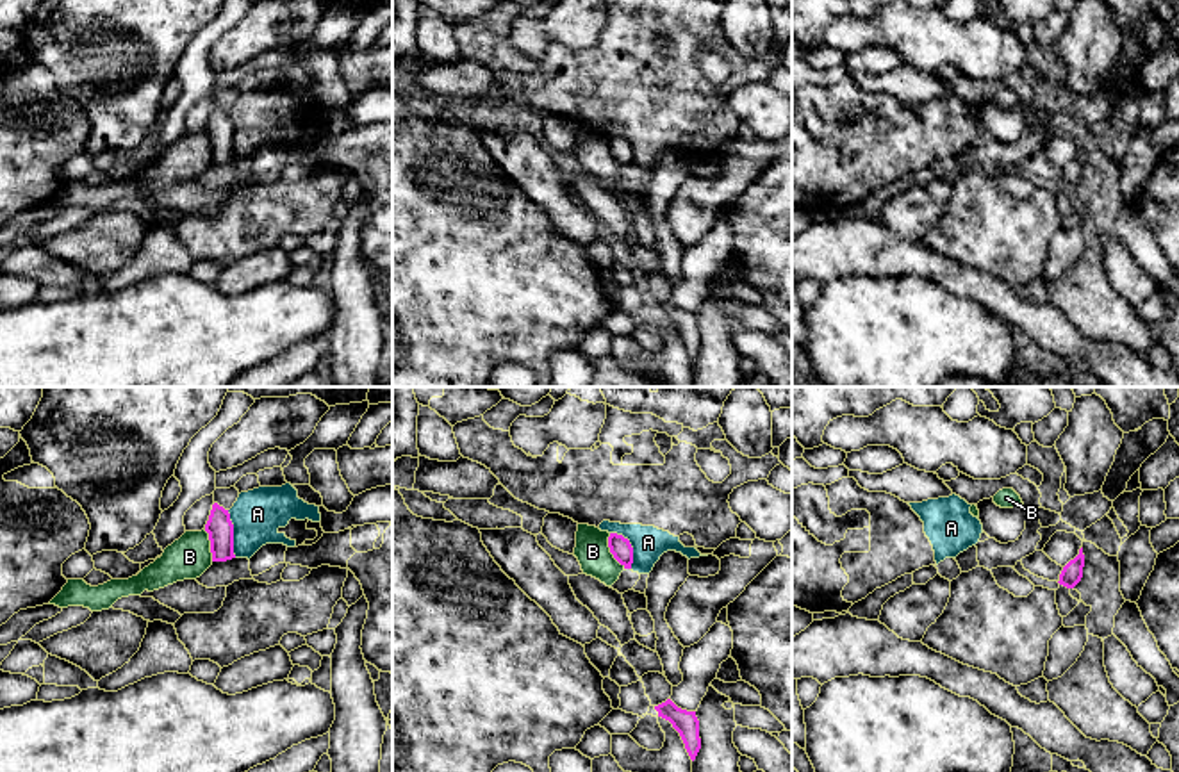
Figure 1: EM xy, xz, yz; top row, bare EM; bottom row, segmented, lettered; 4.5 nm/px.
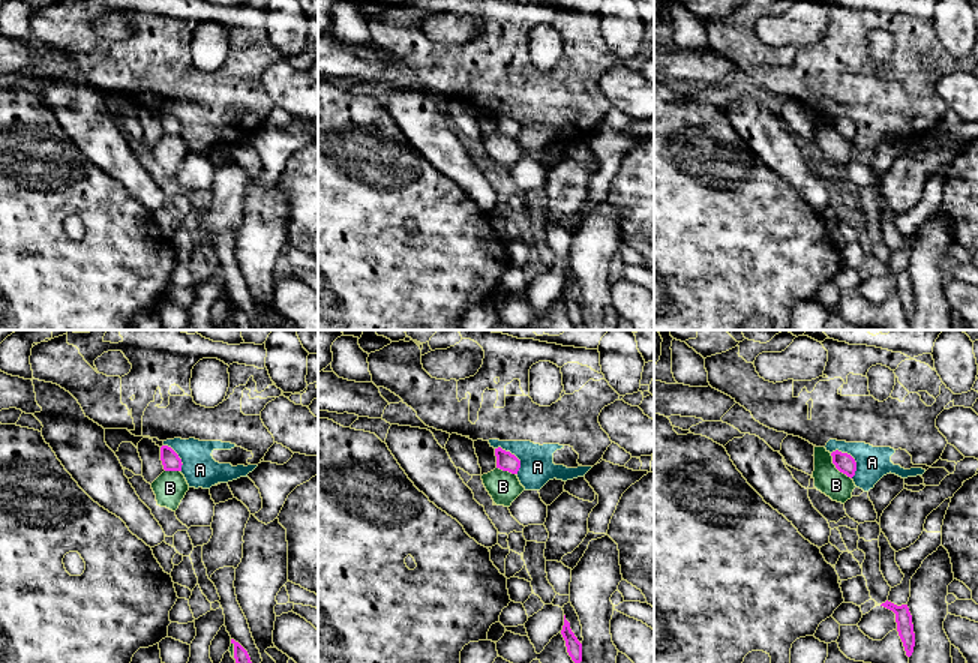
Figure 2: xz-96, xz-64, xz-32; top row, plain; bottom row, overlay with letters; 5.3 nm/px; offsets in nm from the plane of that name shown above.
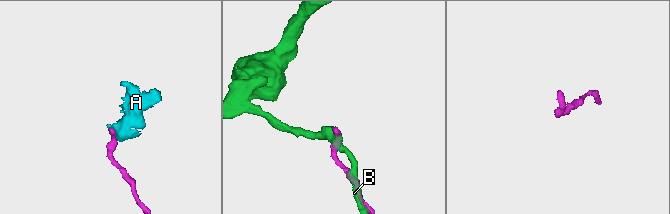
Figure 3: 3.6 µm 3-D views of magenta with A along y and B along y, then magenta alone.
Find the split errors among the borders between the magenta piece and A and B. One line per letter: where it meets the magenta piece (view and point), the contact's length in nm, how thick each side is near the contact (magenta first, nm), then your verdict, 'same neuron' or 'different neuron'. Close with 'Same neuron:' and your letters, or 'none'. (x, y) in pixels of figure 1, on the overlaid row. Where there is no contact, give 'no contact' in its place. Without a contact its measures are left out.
A: contact xy (232, 533); length 220 nm; calibres 120 and 220 nm; different neuron
B: contact xz (610, 551); length 180 nm; calibres 90 and 150 nm; different neuron
Same neuron: none

